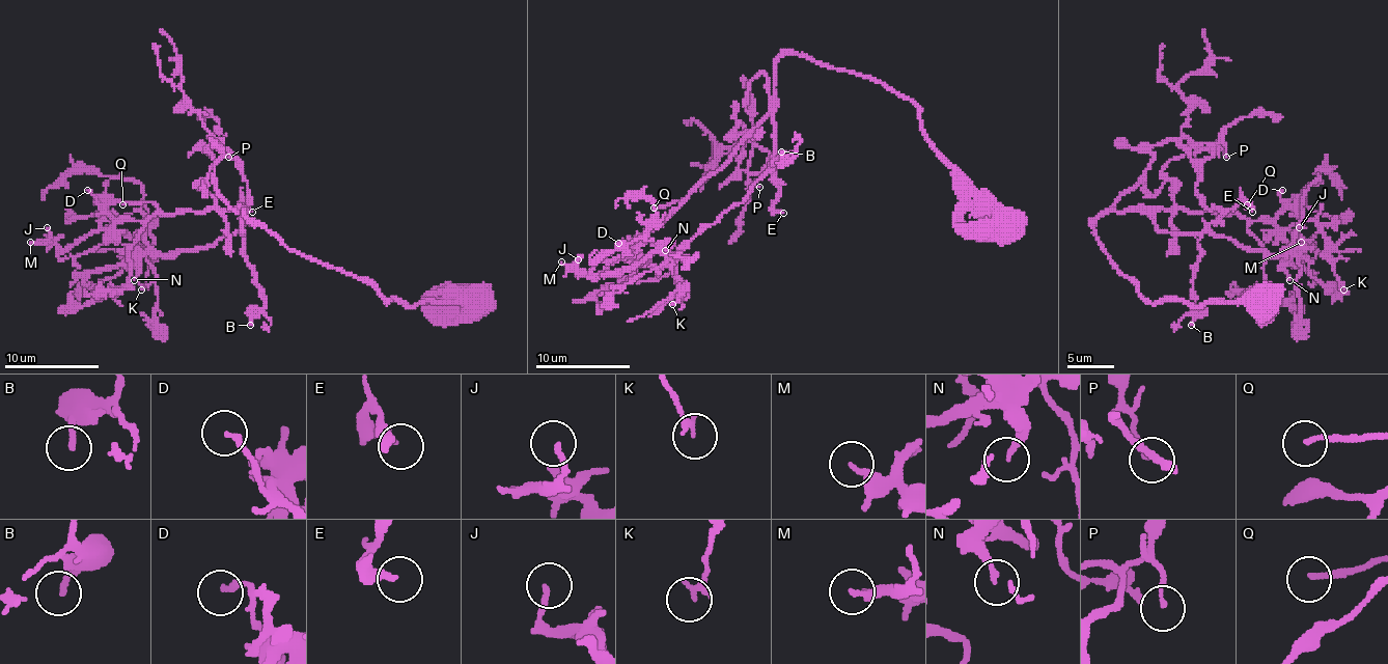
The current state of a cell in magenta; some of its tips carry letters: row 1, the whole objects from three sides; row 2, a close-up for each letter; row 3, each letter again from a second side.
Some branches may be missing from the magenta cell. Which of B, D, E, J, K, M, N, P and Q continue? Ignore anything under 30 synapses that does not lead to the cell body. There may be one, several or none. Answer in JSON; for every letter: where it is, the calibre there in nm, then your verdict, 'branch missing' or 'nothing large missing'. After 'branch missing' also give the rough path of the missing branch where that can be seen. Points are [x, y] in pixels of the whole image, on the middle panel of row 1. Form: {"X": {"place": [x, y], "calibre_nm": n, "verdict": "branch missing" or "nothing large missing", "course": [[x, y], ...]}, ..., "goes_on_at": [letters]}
{"B": {"place": [781, 151], "calibre_nm": 190, "verdict": "nothing large missing"}, "D": {"place": [618, 243], "calibre_nm": 180, "verdict": "branch missing", "course": [[618, 243], [606, 248], [592, 241], [587, 246], [573, 231], [568, 233]]}, "E": {"place": [783, 213], "calibre_nm": 240, "verdict": "nothing large missing"}, "J": {"place": [578, 259], "calibre_nm": 170, "verdict": "nothing large missing"}, "K": {"place": [672, 304], "calibre_nm": 200, "verdict": "nothing large missing"}, "M": {"place": [561, 261], "calibre_nm": 190, "verdict": "nothing large missing"}, "N": {"place": [665, 250], "calibre_nm": 160, "verdict": "nothing large missing"}, "P": {"place": [759, 187], "calibre_nm": 130, "verdict": "nothing large missing"}, "Q": {"place": [654, 208], "calibre_nm": 170, "verdict": "branch missing", "course": [[654, 208], [622, 208], [602, 213], [589, 198], [580, 193]]}, "goes_on_at": ["D", "Q"]}

